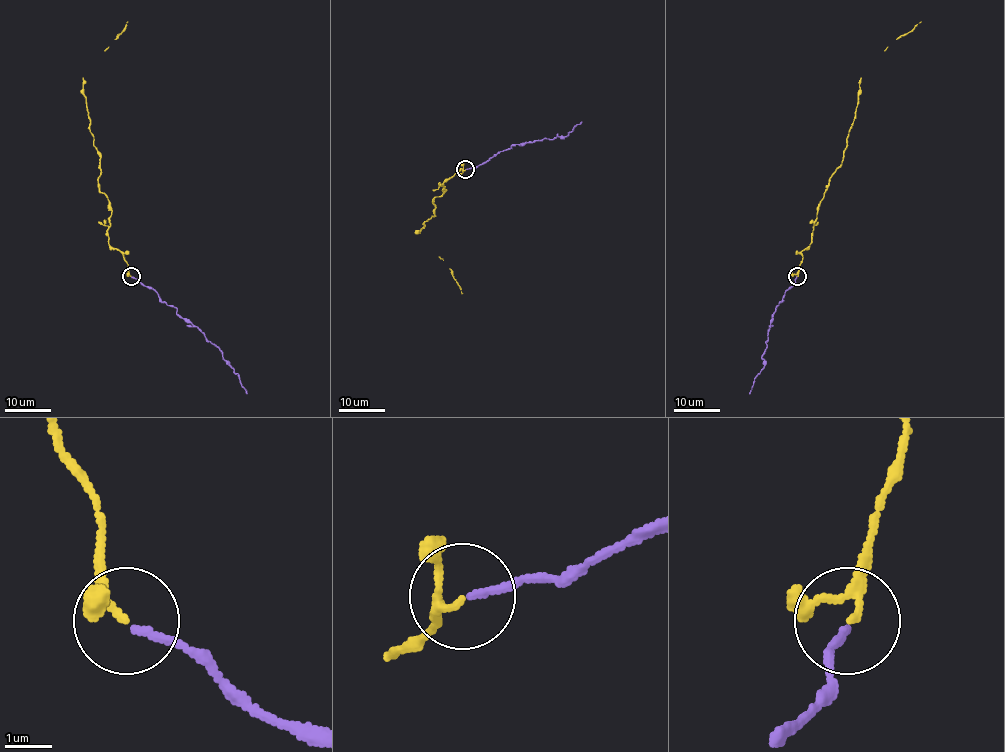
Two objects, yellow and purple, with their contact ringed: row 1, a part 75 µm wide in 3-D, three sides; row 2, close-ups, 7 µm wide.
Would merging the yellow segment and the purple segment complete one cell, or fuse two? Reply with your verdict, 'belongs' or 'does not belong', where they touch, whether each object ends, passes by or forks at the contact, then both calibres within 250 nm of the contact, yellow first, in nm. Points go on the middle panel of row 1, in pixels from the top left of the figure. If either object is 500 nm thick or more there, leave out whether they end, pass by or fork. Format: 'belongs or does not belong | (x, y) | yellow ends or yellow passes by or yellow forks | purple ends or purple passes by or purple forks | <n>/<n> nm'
belongs | (465, 169) | yellow passes by | purple ends | 110/140 nm

